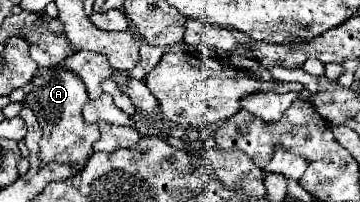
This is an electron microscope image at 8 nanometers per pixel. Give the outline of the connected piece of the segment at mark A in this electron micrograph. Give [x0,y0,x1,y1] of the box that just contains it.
[25,66,99,174]

